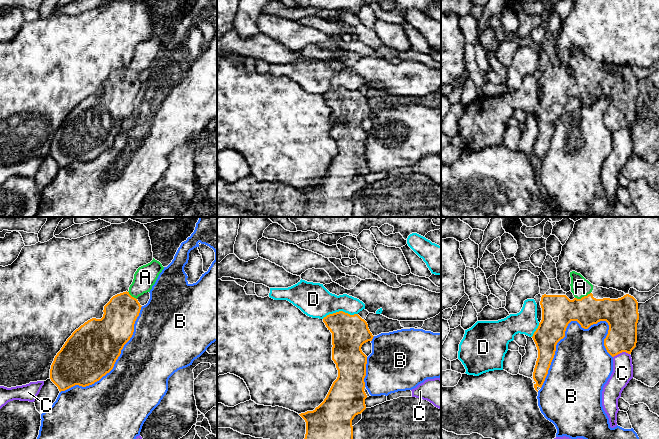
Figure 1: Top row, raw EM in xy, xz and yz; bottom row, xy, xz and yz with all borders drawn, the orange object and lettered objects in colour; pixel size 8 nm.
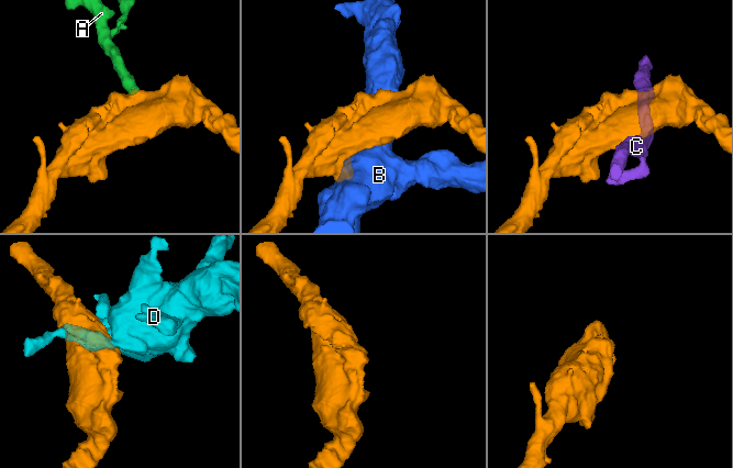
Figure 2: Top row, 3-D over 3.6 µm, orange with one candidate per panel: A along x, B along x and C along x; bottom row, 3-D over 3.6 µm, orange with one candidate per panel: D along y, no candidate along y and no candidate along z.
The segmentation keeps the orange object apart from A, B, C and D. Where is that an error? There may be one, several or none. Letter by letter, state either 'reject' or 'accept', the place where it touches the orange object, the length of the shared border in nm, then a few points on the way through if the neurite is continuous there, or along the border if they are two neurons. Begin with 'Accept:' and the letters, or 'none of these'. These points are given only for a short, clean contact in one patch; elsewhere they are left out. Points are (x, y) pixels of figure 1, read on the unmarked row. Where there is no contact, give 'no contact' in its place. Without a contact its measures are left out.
Accept: A
A: accept; contact yz (582, 73); length 140 nm; way yz (558, 87), (569, 86), (582, 73), (580, 63)
B: reject; contact yz (564, 112); length 750 nm
C: reject; contact yz (621, 128); length 140 nm
D: reject; contact xz (339, 87); length 300 nm

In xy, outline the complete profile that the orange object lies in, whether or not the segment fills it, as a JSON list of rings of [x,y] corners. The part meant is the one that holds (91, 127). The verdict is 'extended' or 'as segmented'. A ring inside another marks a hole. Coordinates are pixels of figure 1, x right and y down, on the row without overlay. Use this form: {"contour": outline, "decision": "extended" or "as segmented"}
{"contour": [[[154,34],[150,39],[139,43],[129,67],[113,72],[104,82],[101,95],[92,94],[72,109],[55,132],[50,145],[50,155],[60,168],[75,161],[92,161],[113,145],[121,126],[133,111],[134,100],[142,83],[137,74],[150,68],[163,45],[162,40]]], "decision": "extended"}

